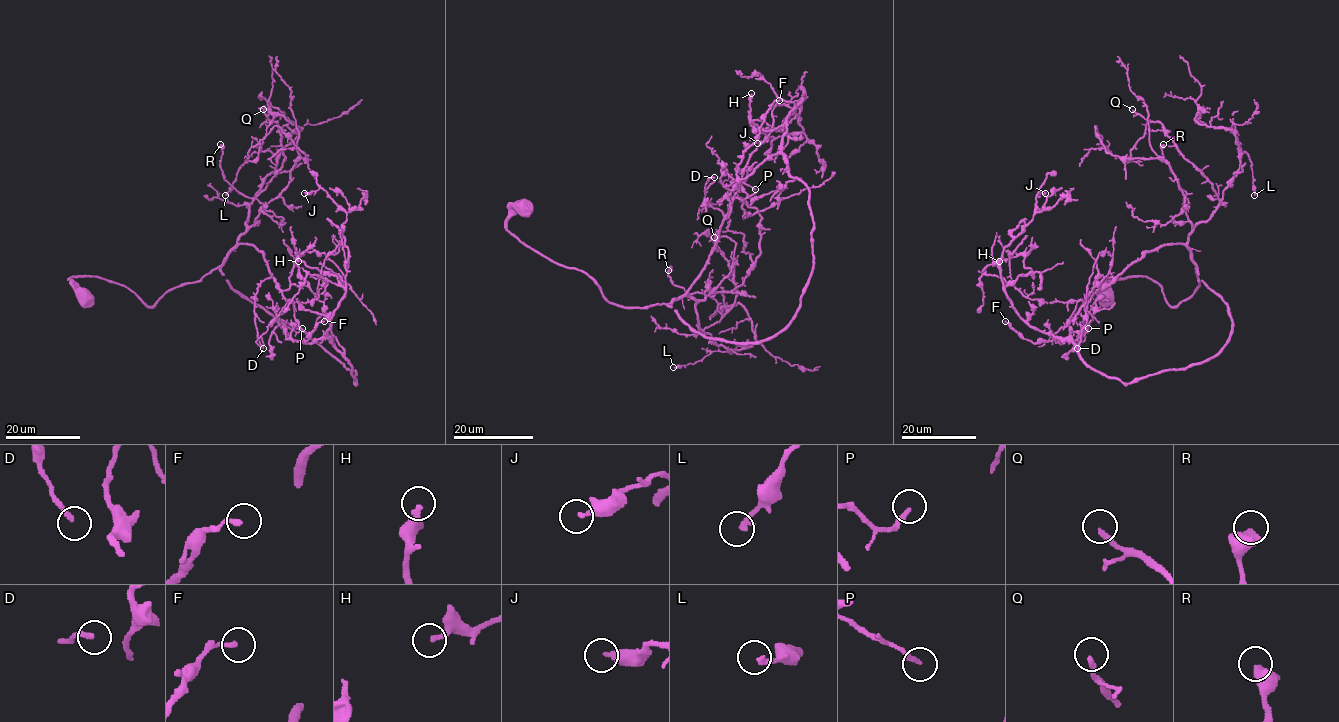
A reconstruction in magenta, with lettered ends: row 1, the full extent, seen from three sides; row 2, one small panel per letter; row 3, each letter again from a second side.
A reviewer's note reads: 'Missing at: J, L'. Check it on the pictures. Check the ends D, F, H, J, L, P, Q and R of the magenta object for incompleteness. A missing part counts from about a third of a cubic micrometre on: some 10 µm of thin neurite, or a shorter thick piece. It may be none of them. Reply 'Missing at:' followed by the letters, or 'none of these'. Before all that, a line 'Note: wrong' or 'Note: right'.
Note: wrong
Missing at: L, Q

